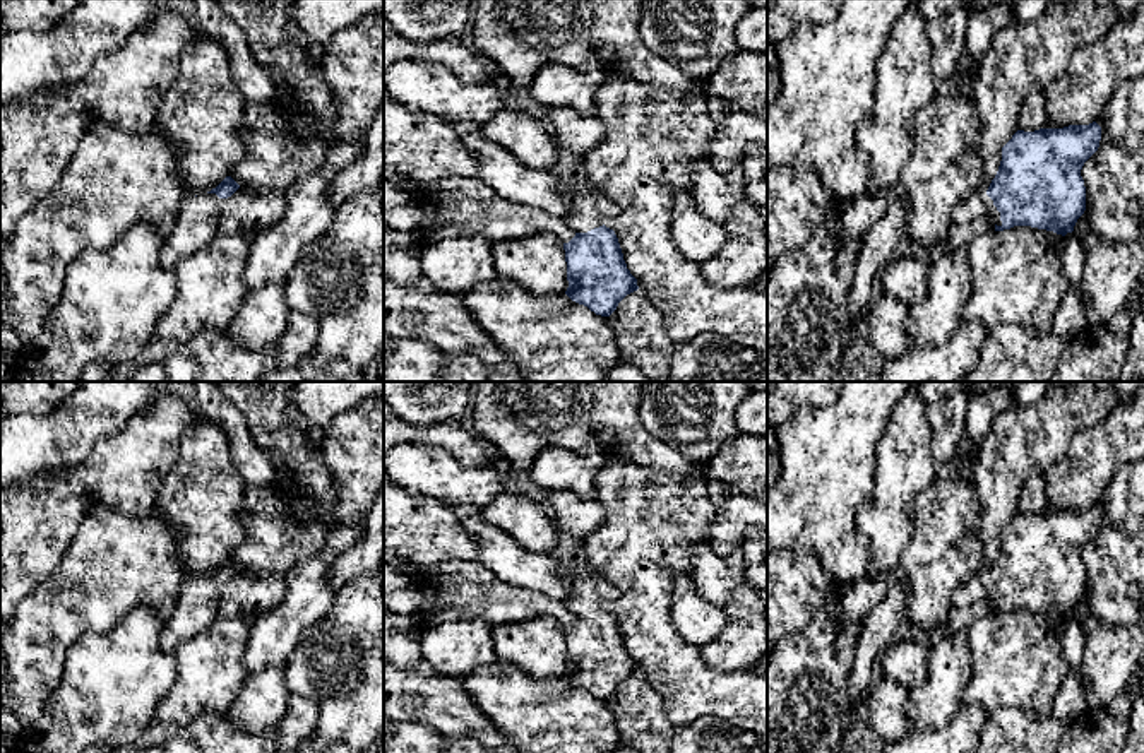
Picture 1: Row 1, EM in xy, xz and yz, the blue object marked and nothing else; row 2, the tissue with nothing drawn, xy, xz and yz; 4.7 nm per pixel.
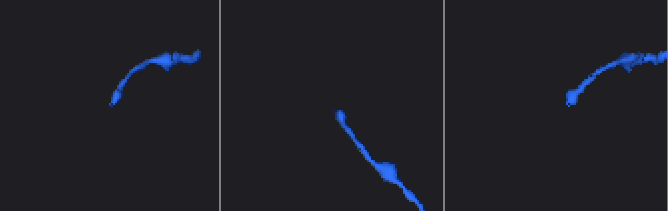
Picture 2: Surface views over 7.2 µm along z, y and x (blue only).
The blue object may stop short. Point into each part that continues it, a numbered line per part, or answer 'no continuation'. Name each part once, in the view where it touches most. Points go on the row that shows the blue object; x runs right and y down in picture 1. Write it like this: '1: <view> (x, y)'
1: xz (589, 207)

